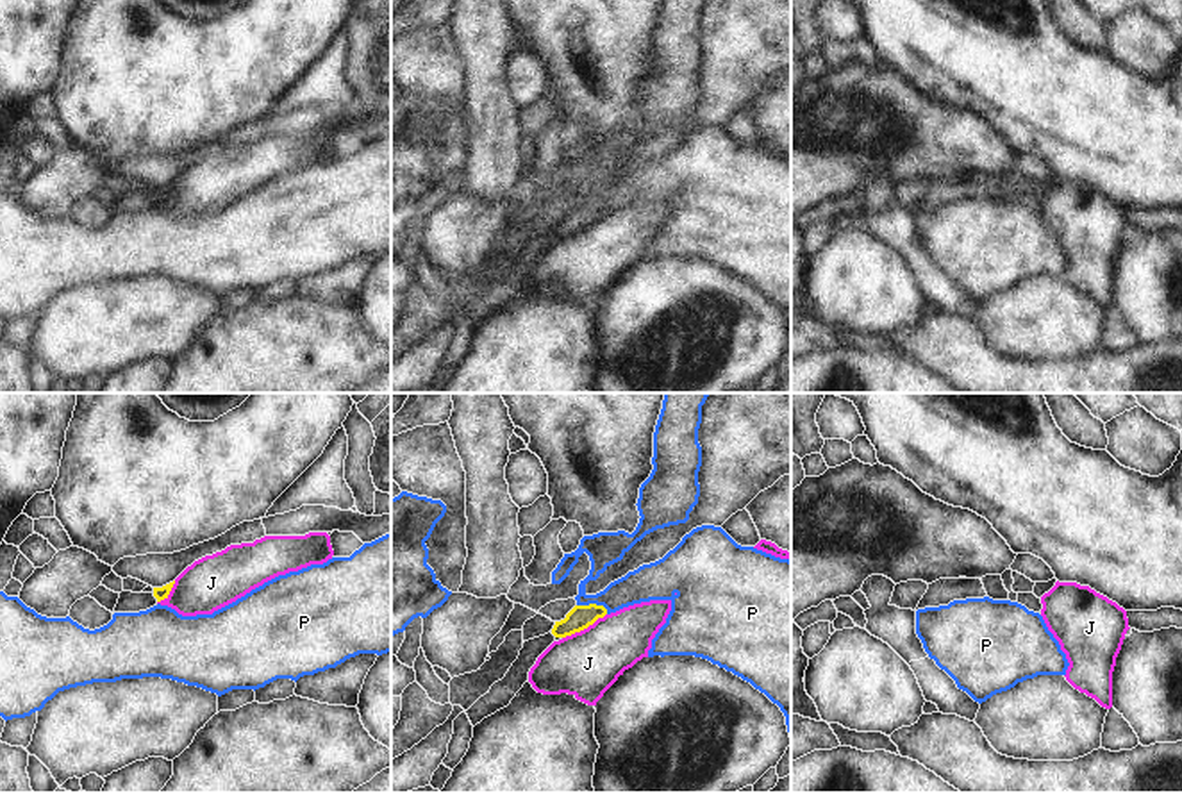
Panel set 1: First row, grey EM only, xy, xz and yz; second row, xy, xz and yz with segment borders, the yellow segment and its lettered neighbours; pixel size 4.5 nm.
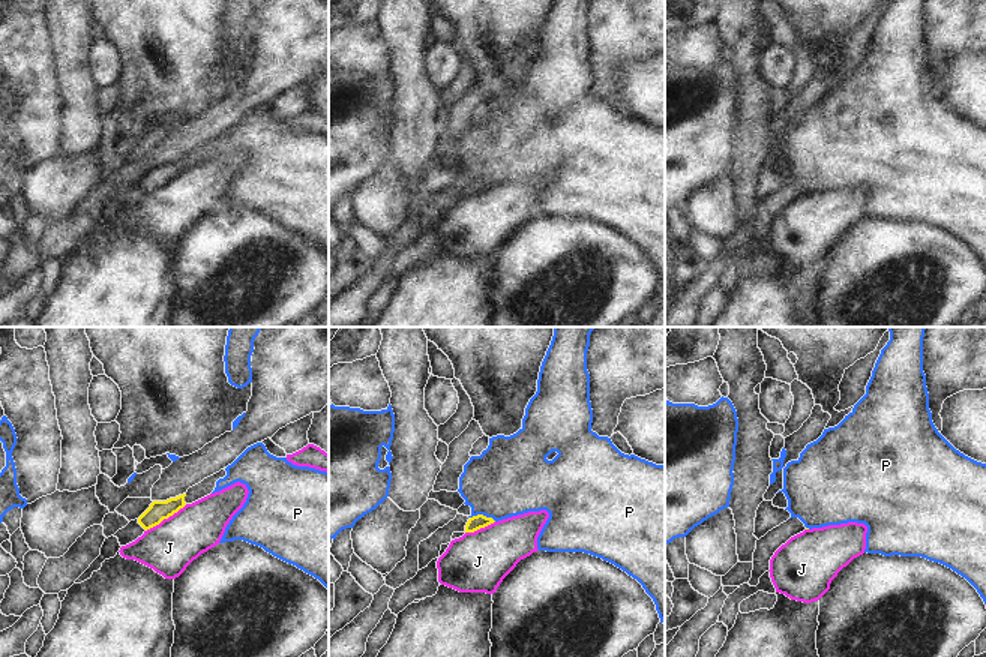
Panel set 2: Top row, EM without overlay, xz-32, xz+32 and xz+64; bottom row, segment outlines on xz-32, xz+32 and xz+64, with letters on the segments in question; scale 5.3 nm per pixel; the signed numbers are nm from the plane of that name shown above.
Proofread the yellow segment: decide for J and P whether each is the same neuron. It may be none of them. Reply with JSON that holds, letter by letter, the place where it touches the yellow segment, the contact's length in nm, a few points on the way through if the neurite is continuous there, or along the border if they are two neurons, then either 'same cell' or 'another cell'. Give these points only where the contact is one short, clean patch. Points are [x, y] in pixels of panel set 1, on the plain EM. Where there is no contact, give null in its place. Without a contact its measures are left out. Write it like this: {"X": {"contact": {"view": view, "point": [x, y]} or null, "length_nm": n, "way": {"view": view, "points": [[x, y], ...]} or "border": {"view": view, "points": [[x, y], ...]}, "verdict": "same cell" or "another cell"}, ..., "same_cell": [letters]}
{"J": {"contact": {"view": "xz", "point": [584, 227]}, "length_nm": 240, "border": {"view": "xz", "points": [[606, 213], [563, 238]]}, "verdict": "another cell"}, "P": {"contact": {"view": "xz", "point": [593, 204]}, "length_nm": 150, "border": {"view": "xz", "points": [[577, 204], [600, 204], [607, 213]]}, "verdict": "another cell"}, "same_cell": []}

